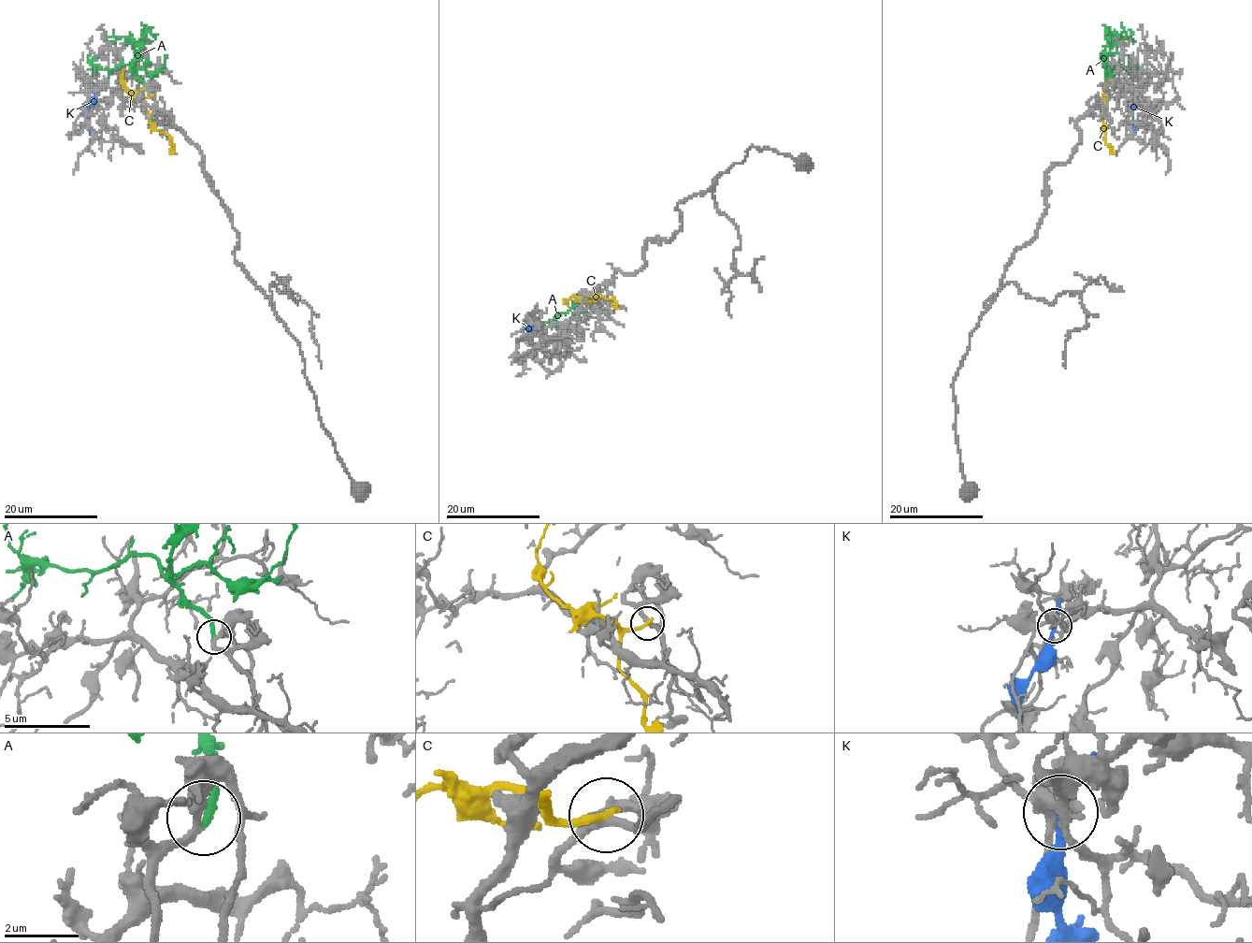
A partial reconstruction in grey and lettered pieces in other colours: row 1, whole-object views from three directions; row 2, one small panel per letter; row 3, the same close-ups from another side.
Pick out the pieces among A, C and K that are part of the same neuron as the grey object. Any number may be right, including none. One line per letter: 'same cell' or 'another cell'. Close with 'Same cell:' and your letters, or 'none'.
A: same cell
C: another cell
K: another cell
Same cell: A

